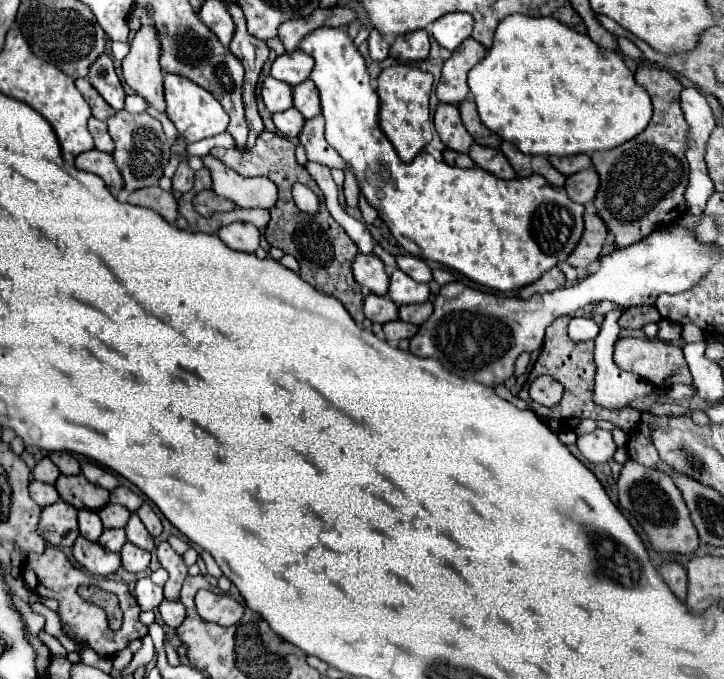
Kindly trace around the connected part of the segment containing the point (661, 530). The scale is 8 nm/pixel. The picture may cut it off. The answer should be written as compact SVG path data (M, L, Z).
M627 460L621 468L619 480L617 480L617 490L619 490L619 504L625 512L629 512L639 526L643 526L651 546L655 552L661 554L679 554L679 556L689 556L697 550L697 530L691 522L689 510L685 506L685 500L679 492L679 488L673 484L671 476L645 468L643 464L635 460Z

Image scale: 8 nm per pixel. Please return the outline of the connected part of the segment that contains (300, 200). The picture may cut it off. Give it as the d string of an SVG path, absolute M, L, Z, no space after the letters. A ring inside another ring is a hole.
M295 184L293 186L293 200L297 204L299 210L303 212L309 212L309 214L315 214L317 212L317 206L319 206L319 198L303 184Z

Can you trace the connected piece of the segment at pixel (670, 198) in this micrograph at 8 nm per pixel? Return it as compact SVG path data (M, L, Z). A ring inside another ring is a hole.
M641 64L635 72L635 80L645 86L653 100L655 112L649 126L629 142L591 156L601 178L595 208L607 228L615 234L615 244L619 248L643 240L657 228L657 224L671 224L673 220L679 220L687 210L683 198L689 176L689 164L685 160L687 122L679 106L683 86L673 72L653 64Z

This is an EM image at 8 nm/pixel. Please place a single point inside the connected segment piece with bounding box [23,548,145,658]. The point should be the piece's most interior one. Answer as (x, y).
(51, 574)

